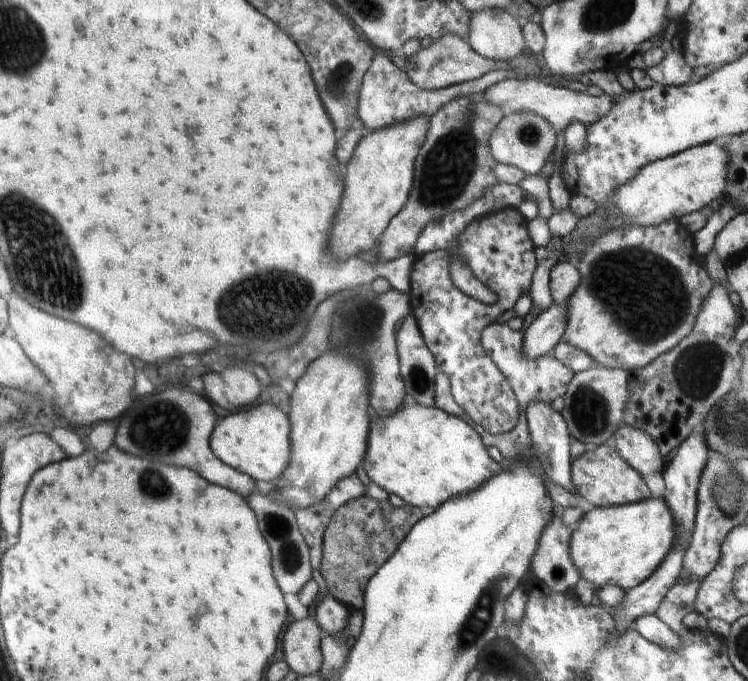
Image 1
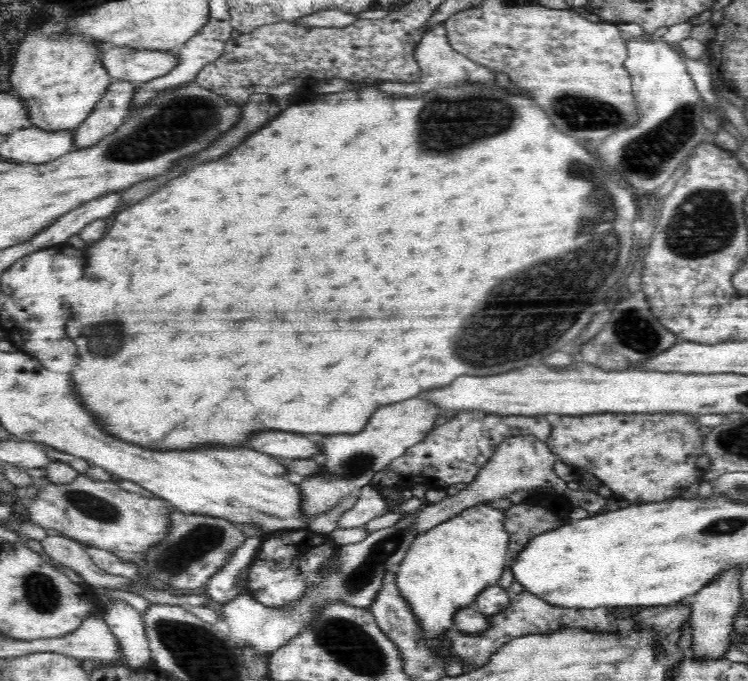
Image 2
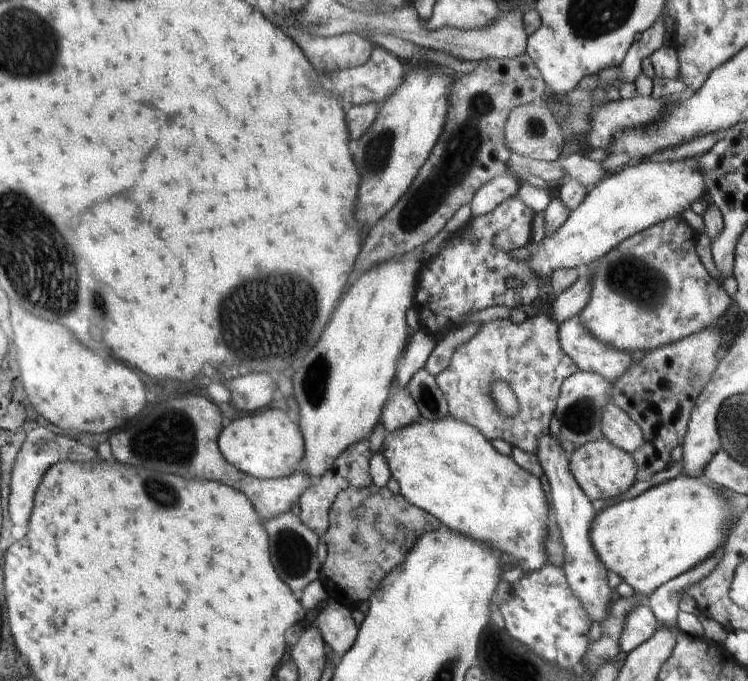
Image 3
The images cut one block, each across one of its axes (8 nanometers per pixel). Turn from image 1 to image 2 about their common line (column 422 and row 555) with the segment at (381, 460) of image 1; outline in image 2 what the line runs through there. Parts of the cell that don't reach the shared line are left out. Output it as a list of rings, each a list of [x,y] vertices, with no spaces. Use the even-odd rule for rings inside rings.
[[[485,503],[469,507],[458,516],[420,533],[406,552],[404,560],[398,565],[396,585],[402,593],[402,597],[412,607],[416,619],[420,621],[420,627],[424,631],[424,639],[431,646],[431,650],[438,652],[438,648],[446,648],[447,640],[442,636],[447,630],[455,628],[453,619],[455,612],[474,603],[477,596],[486,587],[497,584],[497,580],[504,572],[504,567],[507,566],[506,563],[509,562],[510,556],[510,552],[508,552],[510,535],[504,527],[506,514],[506,511],[491,508]]]

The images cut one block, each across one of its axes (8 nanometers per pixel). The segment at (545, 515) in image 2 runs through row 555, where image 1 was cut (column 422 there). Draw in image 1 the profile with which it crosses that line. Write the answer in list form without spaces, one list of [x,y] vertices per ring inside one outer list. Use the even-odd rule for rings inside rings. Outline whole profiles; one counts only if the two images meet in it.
[[[366,494],[350,499],[336,510],[323,536],[320,572],[329,593],[350,609],[362,610],[365,588],[369,580],[397,550],[418,521],[428,514],[419,507],[398,508],[391,503],[377,502]]]

